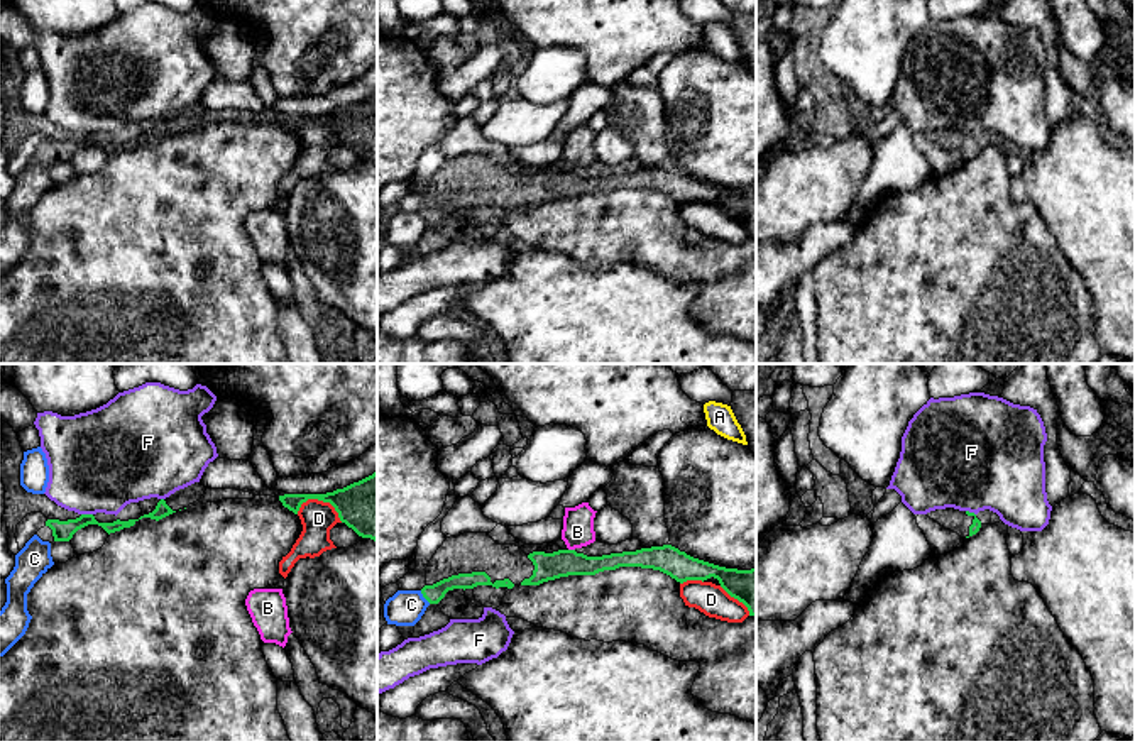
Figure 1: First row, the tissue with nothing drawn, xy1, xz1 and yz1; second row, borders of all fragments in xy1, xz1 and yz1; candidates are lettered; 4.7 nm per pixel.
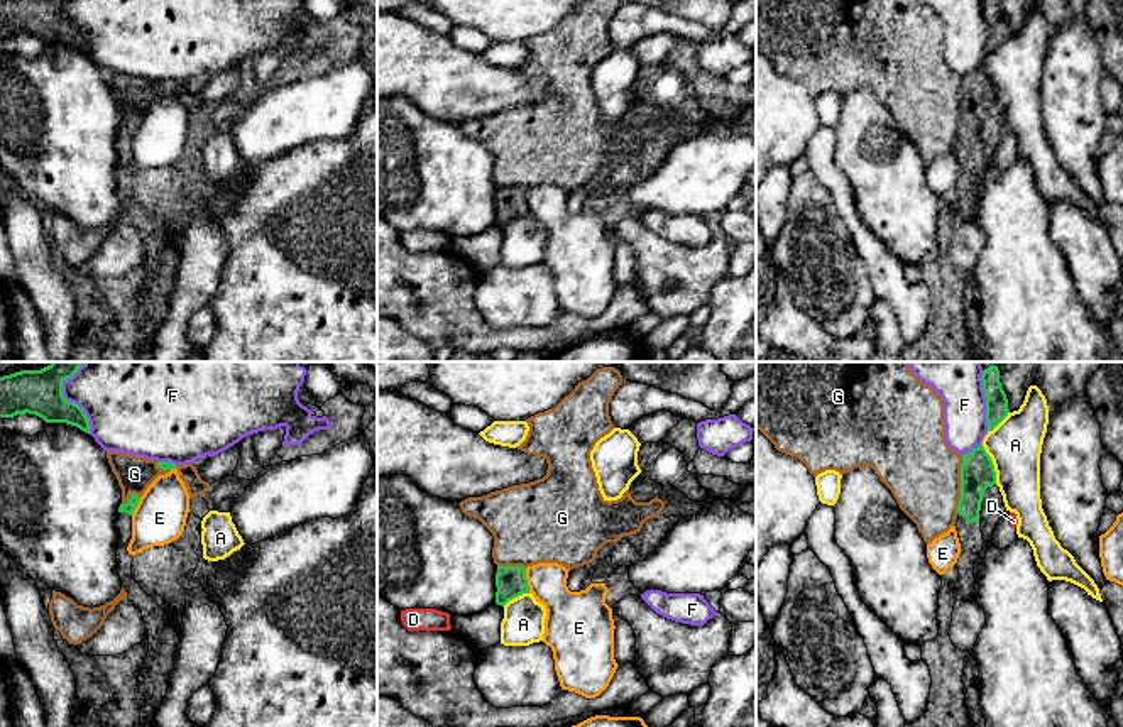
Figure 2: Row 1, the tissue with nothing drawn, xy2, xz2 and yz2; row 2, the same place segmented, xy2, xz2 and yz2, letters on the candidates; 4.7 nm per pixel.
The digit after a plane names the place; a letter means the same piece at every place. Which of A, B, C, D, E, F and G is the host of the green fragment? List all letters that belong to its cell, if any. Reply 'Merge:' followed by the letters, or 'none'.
Merge: none

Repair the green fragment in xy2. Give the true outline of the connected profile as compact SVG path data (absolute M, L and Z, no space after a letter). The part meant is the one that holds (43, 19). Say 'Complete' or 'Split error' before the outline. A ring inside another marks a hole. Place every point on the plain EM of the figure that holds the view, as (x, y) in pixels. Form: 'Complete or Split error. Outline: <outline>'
Complete. Outline: M0 0L0 39L36 36L46 44L66 44L90 56L85 32L64 20L68 0Z

